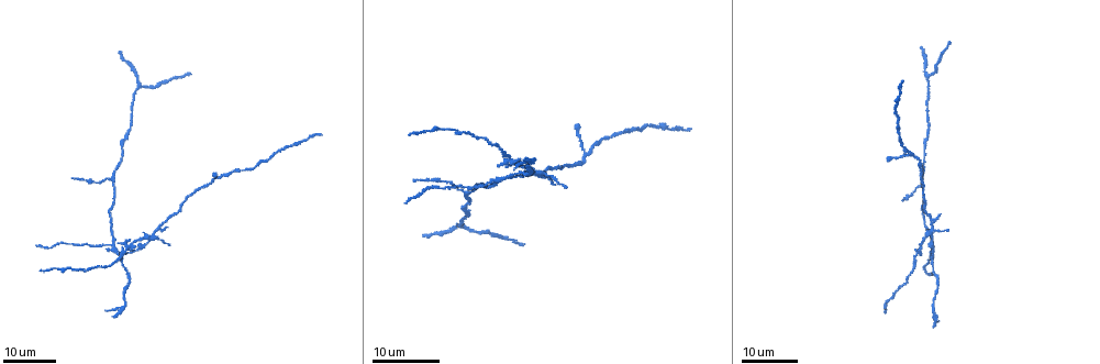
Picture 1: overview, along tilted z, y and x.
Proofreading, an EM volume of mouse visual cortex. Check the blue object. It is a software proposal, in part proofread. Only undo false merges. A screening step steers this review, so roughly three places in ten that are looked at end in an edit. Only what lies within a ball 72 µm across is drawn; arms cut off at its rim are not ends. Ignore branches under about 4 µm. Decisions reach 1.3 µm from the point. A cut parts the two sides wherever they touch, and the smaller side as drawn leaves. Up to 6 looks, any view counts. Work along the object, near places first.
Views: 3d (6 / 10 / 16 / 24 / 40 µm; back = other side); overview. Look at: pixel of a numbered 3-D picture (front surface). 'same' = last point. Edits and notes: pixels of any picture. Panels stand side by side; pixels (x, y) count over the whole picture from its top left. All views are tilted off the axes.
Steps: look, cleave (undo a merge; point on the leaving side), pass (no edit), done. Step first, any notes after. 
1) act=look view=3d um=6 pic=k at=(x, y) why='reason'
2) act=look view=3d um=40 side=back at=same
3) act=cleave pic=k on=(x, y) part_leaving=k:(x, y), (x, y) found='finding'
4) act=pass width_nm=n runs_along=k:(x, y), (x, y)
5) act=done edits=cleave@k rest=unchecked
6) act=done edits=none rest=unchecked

act=look view=3d um=16 pic=1 at=(466, 193) why='arms part here'

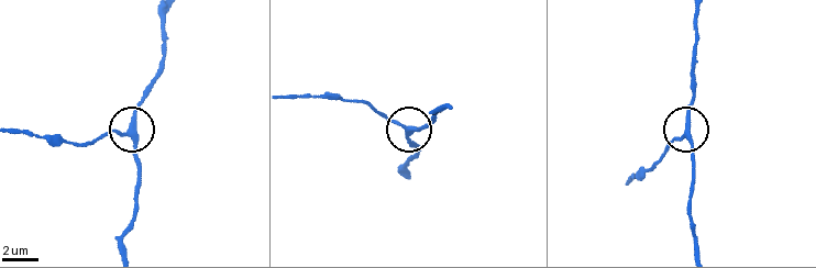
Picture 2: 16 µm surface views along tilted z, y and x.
act=look view=3d um=6 pic=2 at=(125, 131) why='closer look'

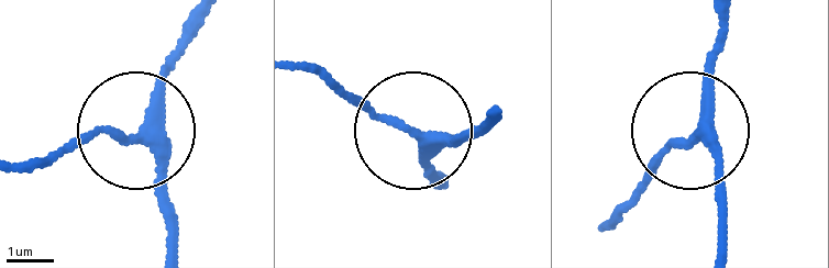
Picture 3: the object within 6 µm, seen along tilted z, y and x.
act=pass width_nm=240 runs_along=3:(717, 248), (716, 158), (695, 135), (676, 137), (616, 203) found='all the same cell'

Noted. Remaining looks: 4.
act=look view=3d um=24 pic=1 at=(113, 247) why='small branch off a trunk'

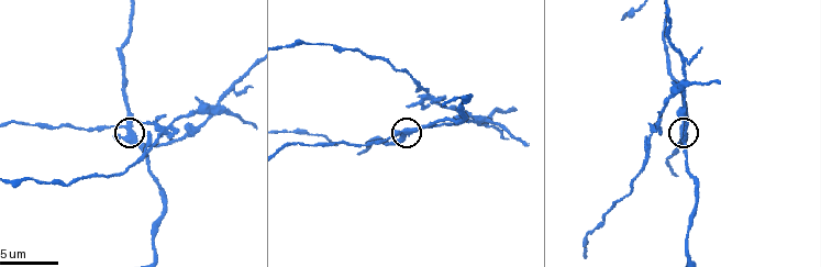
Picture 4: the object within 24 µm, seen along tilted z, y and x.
act=look view=3d um=10 pic=4 at=(681, 125) why='closer look'

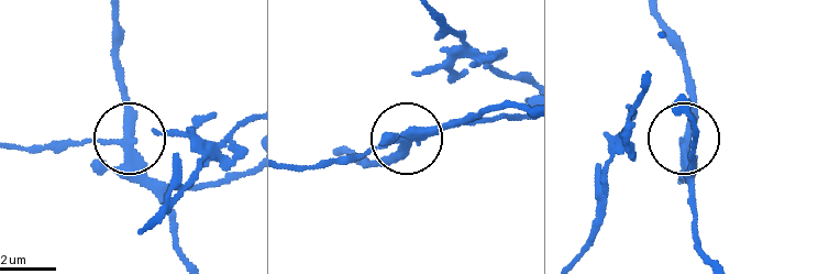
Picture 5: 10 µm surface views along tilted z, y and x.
act=cleave pic=5 on=(83, 141) arms=3 found='two cells meet here'

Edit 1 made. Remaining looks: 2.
act=look view=3d um=16 pic=1 at=(587, 153) why='two arms in line, one across'

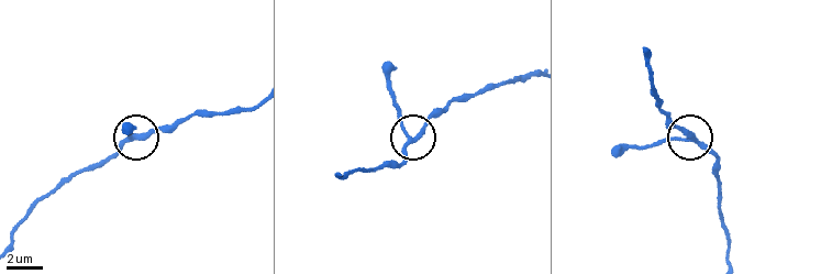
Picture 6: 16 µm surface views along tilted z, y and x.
act=look view=3d um=6 pic=6 at=(408, 139)

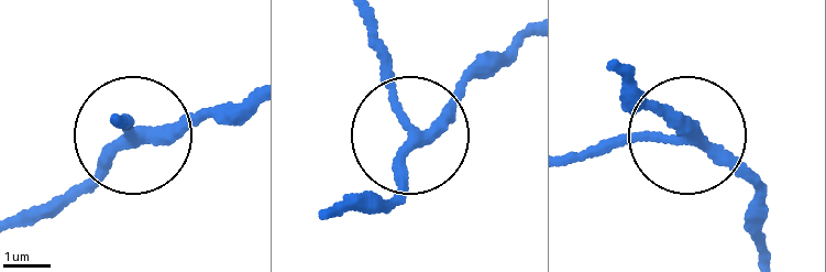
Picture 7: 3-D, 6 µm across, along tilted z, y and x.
act=pass runs_along=7:(14, 229), (89, 183), (133, 132), (131, 119), (112, 119) found='continuous, no second cell'

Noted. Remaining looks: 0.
act=done edits=cleave@5 rest=unchecked

